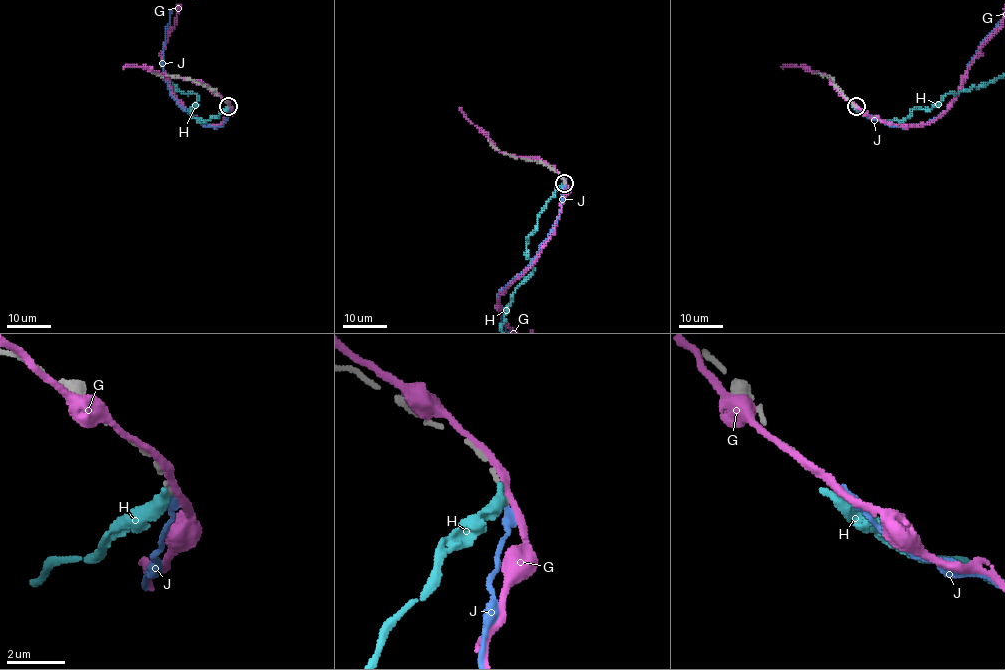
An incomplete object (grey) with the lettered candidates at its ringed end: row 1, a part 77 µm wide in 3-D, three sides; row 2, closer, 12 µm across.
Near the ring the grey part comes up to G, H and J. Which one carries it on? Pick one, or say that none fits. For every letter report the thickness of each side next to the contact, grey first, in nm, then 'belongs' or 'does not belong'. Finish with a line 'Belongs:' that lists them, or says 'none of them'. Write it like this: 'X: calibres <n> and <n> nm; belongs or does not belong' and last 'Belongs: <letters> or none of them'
G: calibres 120 and 260 nm; does not belong
H: calibres 120 and 460 nm; does not belong
J: calibres 120 and 280 nm; does not belong
Belongs: none of them

